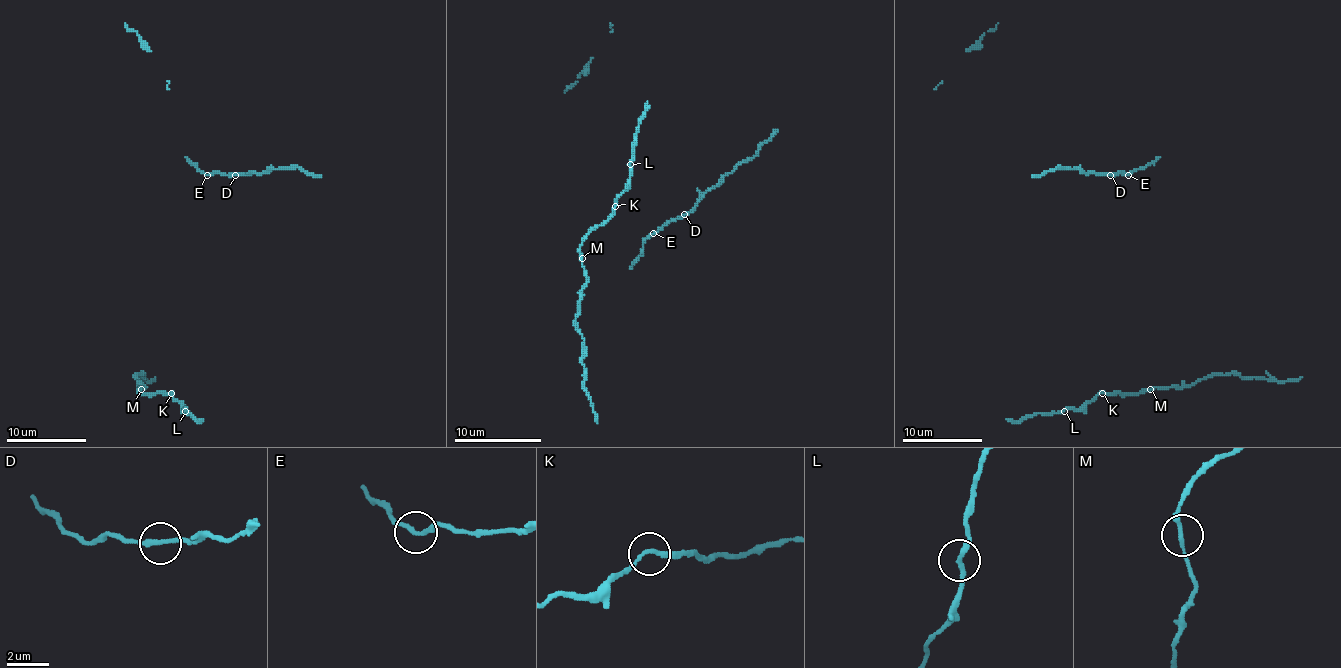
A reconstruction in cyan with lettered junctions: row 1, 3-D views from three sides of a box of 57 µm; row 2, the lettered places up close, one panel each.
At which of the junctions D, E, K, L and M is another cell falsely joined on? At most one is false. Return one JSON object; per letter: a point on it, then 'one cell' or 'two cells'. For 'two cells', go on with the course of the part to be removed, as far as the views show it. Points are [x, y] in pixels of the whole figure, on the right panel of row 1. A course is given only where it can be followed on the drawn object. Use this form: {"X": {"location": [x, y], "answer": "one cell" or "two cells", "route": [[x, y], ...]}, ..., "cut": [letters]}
{"D": {"location": [1110, 175], "answer": "one cell"}, "E": {"location": [1128, 175], "answer": "one cell"}, "K": {"location": [1102, 393], "answer": "one cell"}, "L": {"location": [1064, 411], "answer": "one cell"}, "M": {"location": [1150, 389], "answer": "one cell"}, "cut": []}

